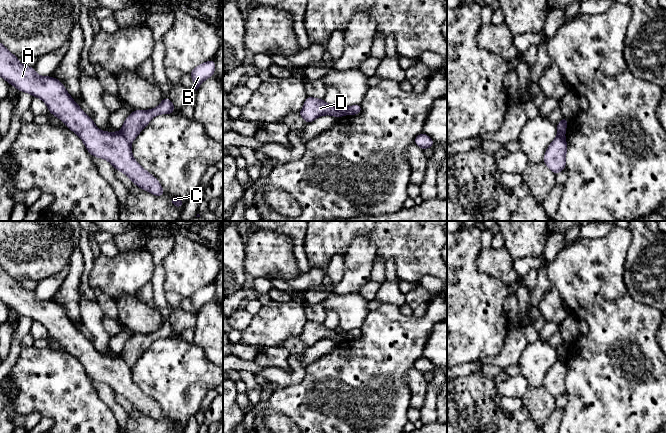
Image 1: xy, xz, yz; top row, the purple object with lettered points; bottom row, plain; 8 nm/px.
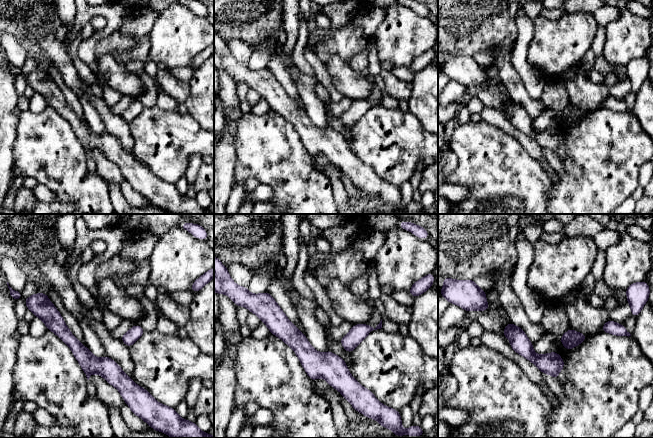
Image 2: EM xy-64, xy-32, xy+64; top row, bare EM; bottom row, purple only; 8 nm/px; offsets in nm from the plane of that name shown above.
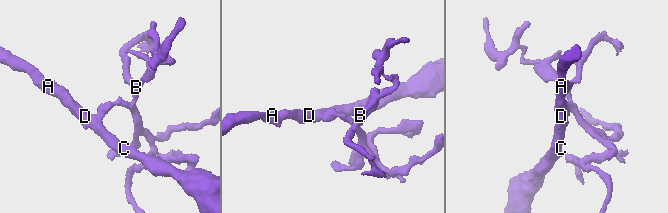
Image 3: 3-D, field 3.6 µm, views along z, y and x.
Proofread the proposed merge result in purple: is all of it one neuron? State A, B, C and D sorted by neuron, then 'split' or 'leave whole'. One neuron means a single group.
A C D / B | split

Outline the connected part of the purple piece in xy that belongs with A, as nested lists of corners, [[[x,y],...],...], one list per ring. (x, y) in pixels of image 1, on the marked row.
[[[1,42],[0,76],[20,92],[40,98],[52,115],[80,137],[92,156],[107,160],[142,190],[154,196],[165,194],[158,179],[134,159],[131,143],[122,133],[101,131],[73,100],[61,81],[51,76],[39,76],[34,67],[21,64]]]

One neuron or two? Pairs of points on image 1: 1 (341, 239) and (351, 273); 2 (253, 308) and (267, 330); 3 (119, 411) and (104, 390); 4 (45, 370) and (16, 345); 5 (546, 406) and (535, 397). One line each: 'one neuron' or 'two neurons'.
1: two neurons
2: two neurons
3: one neuron
4: two neurons
5: one neuron

